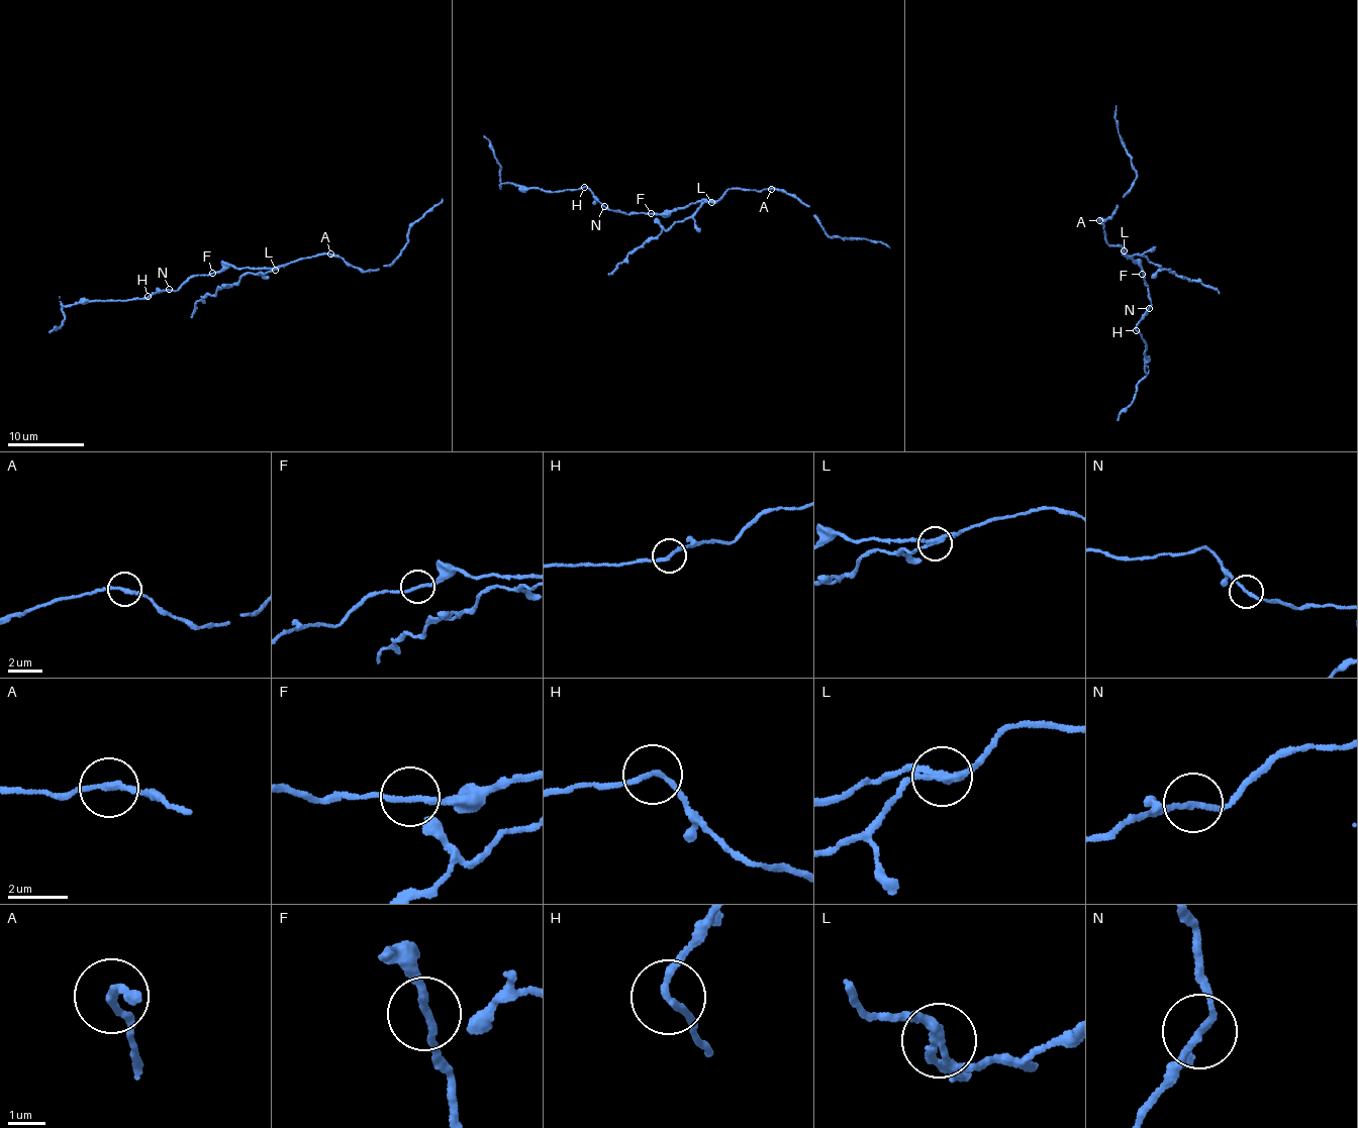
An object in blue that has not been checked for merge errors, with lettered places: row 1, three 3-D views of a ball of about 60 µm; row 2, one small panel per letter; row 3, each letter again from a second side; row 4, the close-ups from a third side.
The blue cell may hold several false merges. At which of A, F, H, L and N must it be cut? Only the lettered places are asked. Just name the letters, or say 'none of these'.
H, L

